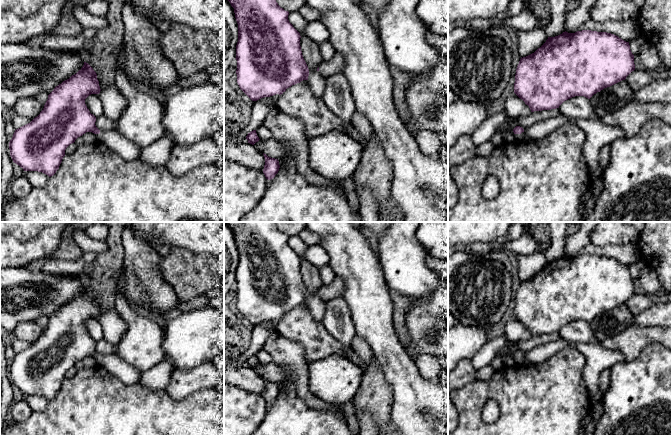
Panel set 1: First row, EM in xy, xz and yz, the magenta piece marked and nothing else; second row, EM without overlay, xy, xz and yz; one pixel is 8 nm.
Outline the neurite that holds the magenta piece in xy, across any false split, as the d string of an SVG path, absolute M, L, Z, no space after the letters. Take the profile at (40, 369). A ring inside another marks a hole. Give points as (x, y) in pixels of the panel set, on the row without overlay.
M84 286L83 291L76 298L56 310L48 319L44 332L37 341L15 354L9 366L13 386L24 395L38 395L51 401L59 393L66 372L86 356L94 357L98 366L108 370L124 384L138 384L141 371L124 362L116 353L100 355L96 351L96 341L90 337L85 323L91 318L99 318L100 315L96 296Z

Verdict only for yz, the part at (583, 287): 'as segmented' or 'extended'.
as segmented

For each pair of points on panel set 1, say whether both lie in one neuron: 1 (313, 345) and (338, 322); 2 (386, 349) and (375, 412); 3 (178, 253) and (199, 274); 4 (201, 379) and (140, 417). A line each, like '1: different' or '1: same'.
1: different
2: different
3: same
4: different

